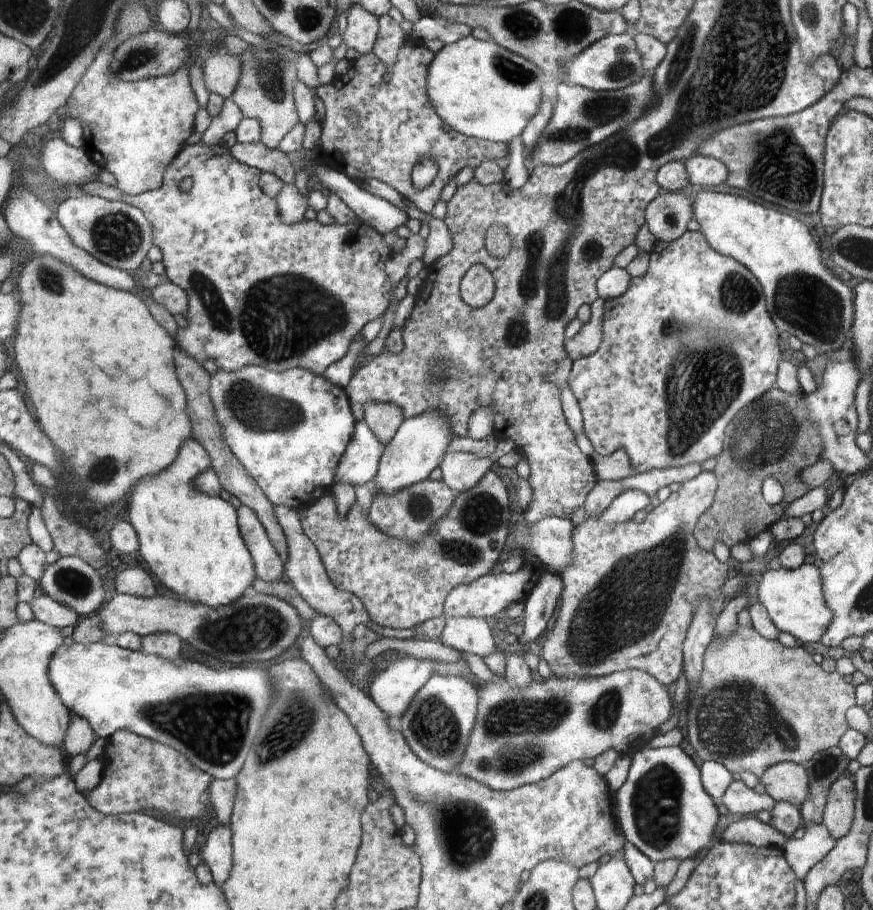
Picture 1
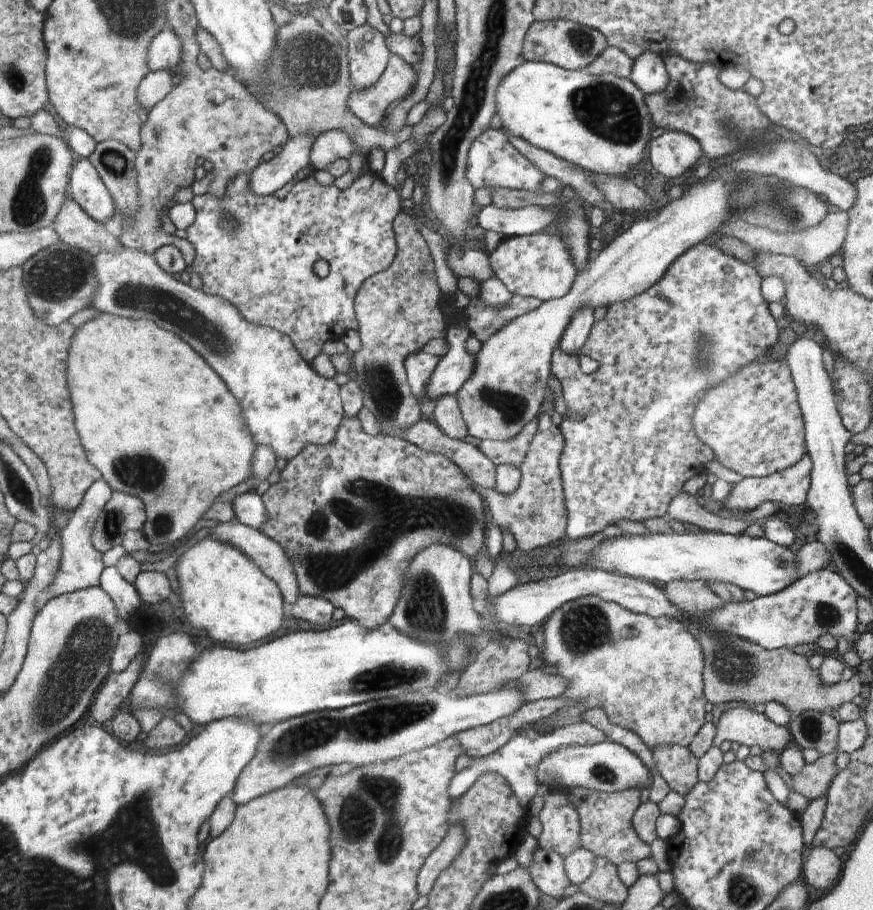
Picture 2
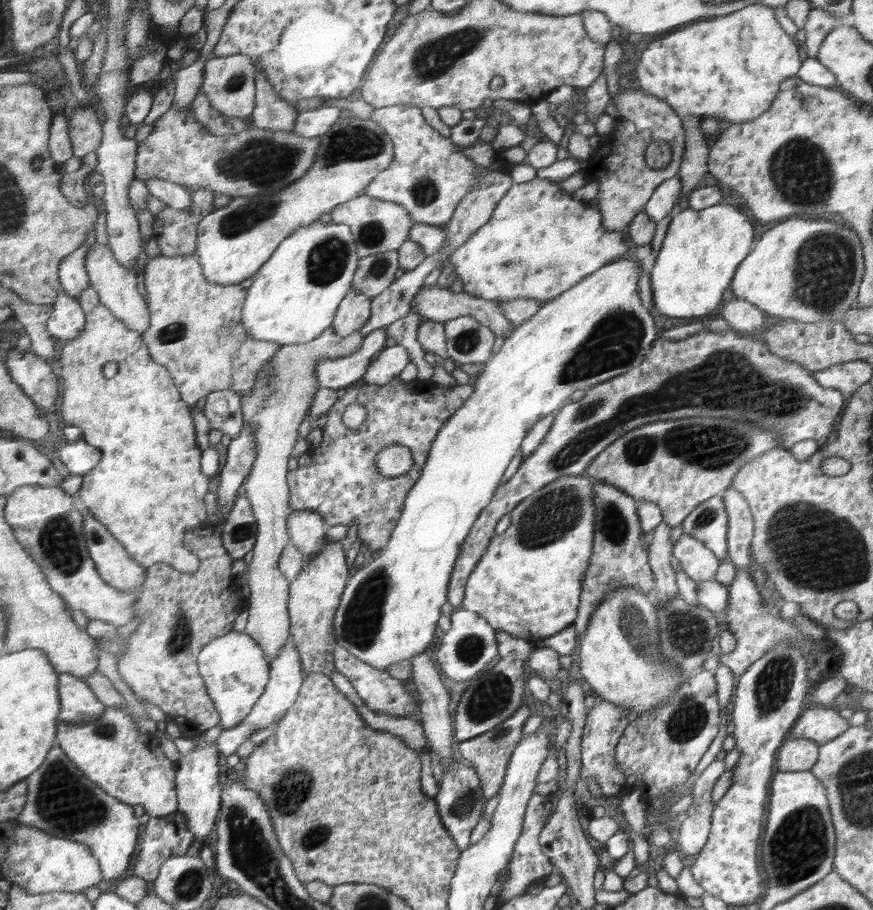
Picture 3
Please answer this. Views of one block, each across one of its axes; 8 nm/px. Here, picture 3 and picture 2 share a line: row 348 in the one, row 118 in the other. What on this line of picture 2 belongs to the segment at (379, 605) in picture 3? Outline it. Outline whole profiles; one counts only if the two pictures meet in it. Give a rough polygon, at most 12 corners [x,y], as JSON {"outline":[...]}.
{"outline":[[528,60],[503,130],[585,171],[628,176],[650,140],[629,78]]}

